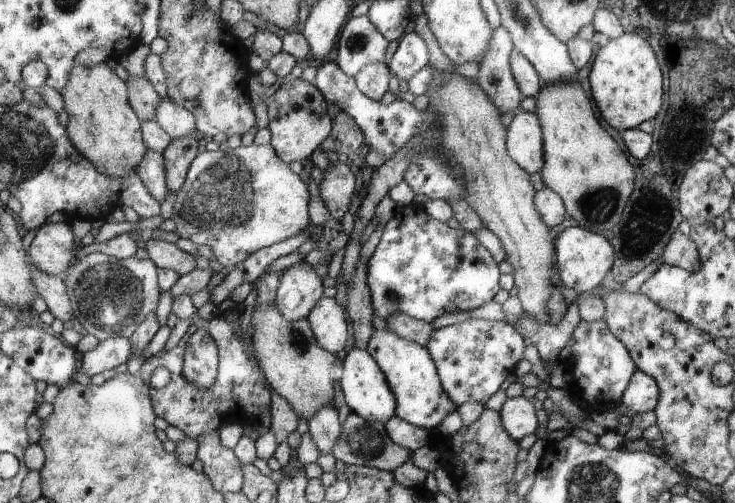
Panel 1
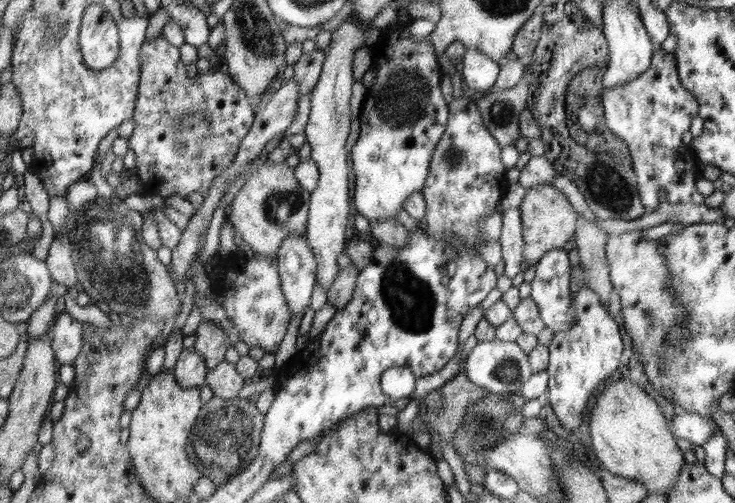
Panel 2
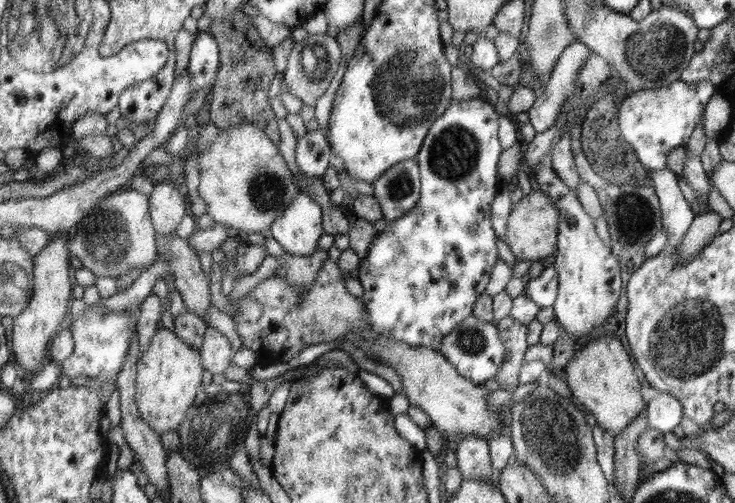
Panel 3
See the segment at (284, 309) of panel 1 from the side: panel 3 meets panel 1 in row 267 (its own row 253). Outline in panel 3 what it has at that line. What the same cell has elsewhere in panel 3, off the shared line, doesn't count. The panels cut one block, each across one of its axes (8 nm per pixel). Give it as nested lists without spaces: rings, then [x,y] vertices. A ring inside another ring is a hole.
[[[300,192],[288,205],[287,212],[276,218],[268,236],[279,242],[288,254],[308,257],[316,252],[322,234],[322,207],[312,197]]]

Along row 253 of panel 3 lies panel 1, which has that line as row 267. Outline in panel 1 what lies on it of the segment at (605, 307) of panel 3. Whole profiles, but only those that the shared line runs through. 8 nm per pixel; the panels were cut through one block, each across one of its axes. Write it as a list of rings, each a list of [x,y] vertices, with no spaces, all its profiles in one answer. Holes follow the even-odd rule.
[[[582,227],[566,228],[556,238],[556,268],[558,268],[558,283],[566,288],[576,290],[578,294],[590,293],[600,287],[606,272],[615,265],[614,248],[600,234],[588,232]]]

